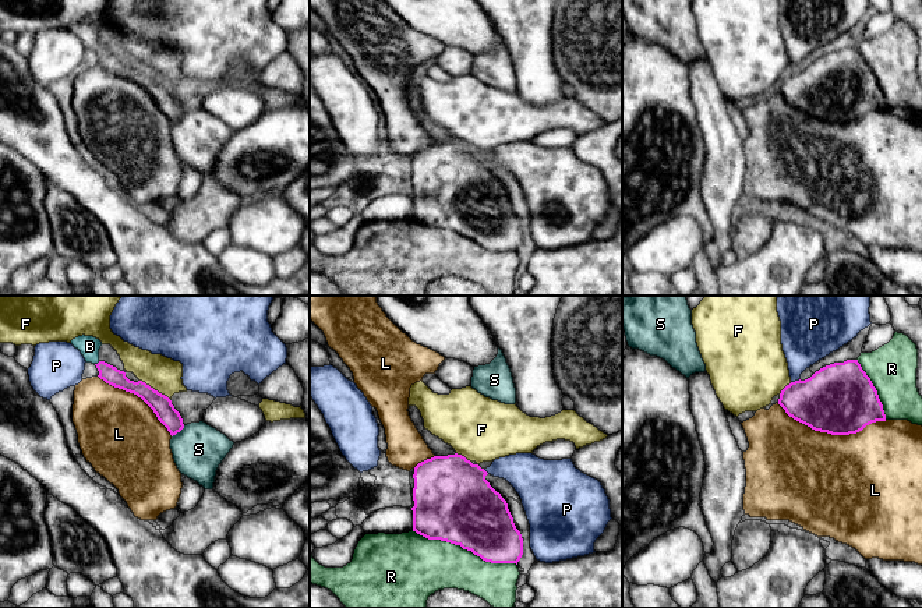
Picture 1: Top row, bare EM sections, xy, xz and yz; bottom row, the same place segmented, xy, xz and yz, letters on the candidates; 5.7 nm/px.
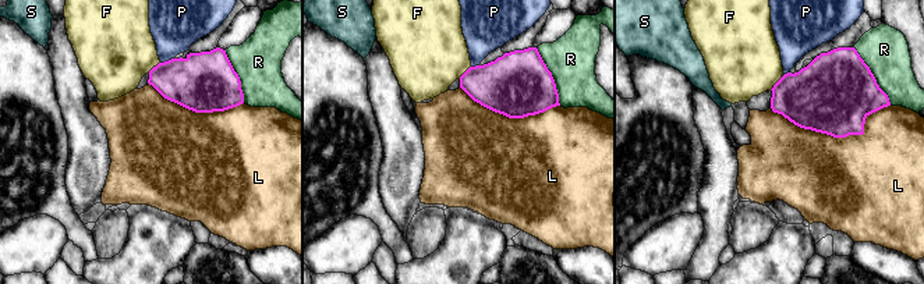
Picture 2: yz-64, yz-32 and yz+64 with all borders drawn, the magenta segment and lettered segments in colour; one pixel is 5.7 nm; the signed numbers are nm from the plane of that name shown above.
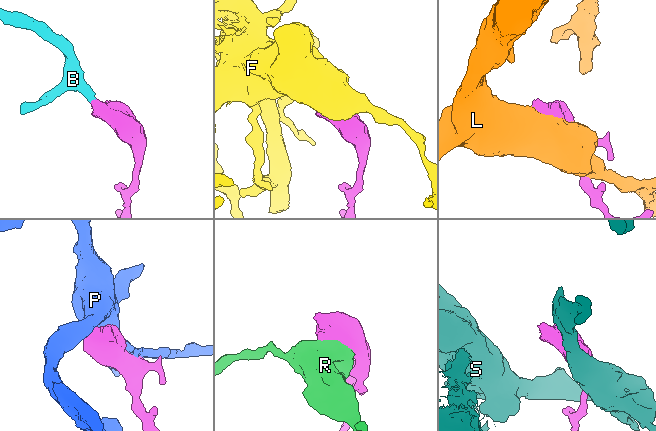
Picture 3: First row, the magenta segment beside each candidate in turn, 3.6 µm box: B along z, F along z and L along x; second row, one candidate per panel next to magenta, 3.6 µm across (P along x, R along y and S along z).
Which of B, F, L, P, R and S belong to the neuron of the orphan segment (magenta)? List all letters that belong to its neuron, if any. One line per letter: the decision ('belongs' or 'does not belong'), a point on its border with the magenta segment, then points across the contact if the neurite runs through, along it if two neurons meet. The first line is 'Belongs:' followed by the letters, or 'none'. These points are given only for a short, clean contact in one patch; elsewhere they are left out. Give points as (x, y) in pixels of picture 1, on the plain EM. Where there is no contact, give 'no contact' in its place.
Belongs: B
B: belongs; contact xy (98, 50); way xy (109, 62), (98, 50), (91, 42), (89, 34)
F: does not belong; contact xy (154, 77); border xy (140, 67), (169, 87)
L: does not belong; contact yz (832, 122)
P: does not belong; contact yz (795, 69)
R: does not belong; contact xz (465, 236)
S: does not belong; contact xy (177, 119)

